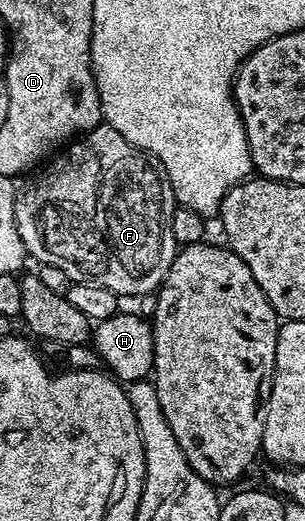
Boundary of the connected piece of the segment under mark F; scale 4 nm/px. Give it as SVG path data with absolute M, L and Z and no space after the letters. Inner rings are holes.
M101 125L69 142L40 173L22 191L16 205L16 228L29 256L41 255L41 260L55 261L69 276L105 283L120 297L144 295L161 286L161 276L152 274L160 263L164 235L166 239L166 217L164 221L164 211L160 208L165 188L161 172L145 152L126 141L118 129Z

